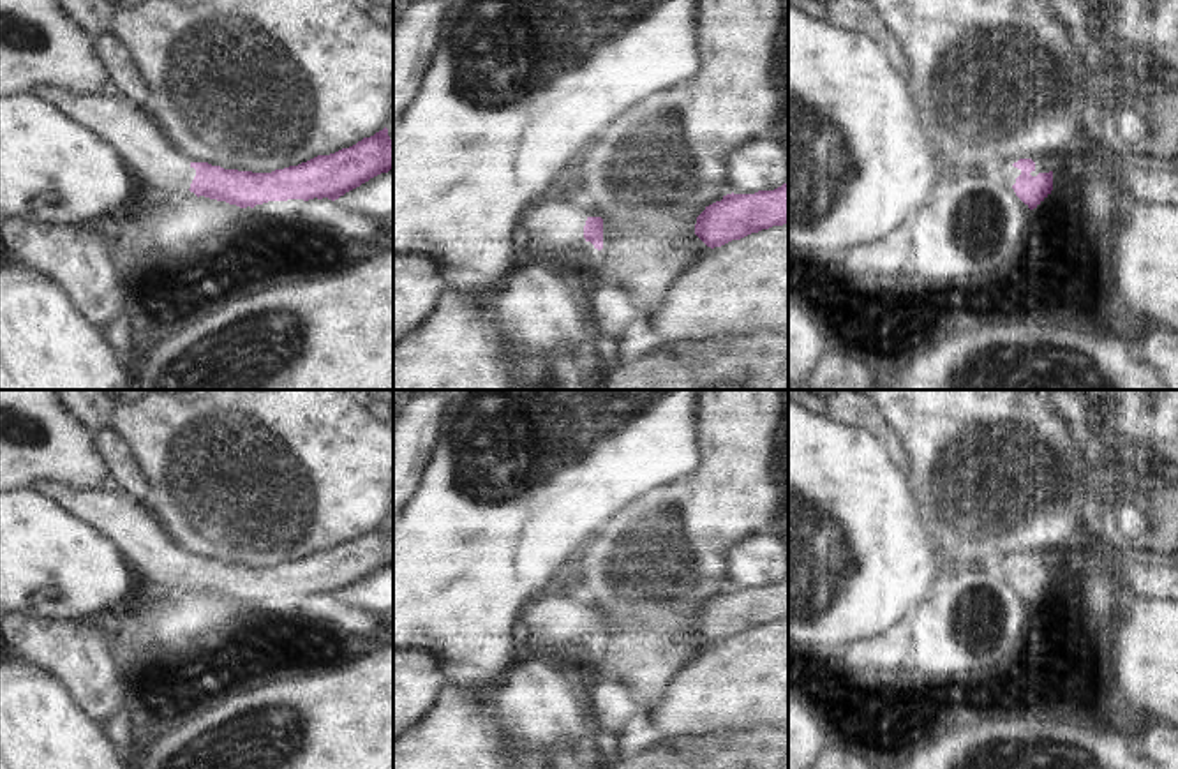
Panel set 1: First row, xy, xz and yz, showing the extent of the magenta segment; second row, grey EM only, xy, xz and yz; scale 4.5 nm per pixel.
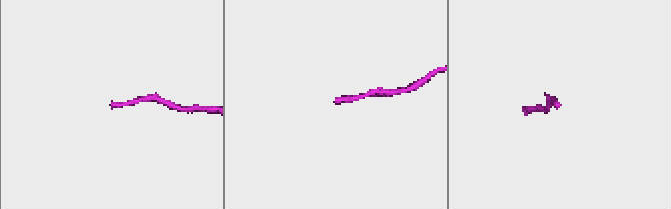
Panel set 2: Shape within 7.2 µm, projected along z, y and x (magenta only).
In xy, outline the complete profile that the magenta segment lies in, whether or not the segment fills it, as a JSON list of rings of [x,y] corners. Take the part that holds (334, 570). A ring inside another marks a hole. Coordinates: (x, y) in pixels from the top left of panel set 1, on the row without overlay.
[[[35,483],[30,489],[108,536],[139,579],[139,586],[155,591],[171,593],[190,586],[198,593],[205,591],[240,603],[287,594],[335,596],[393,564],[393,536],[386,522],[335,549],[317,550],[272,568],[252,568],[194,557],[168,538],[141,503],[111,487],[79,492],[65,485]]]

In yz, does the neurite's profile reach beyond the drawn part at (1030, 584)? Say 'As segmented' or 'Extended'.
Extended

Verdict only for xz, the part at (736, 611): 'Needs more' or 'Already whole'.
Already whole

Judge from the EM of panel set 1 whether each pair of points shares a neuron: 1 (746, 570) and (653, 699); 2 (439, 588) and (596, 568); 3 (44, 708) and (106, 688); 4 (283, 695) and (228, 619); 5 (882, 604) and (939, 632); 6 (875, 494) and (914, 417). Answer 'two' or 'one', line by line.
1: two
2: two
3: two
4: two
5: two
6: two

